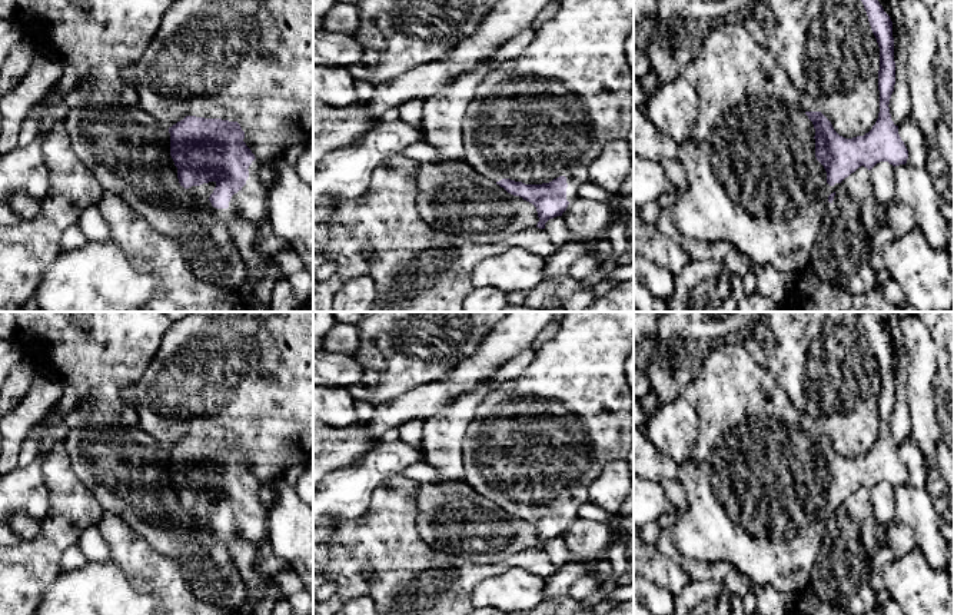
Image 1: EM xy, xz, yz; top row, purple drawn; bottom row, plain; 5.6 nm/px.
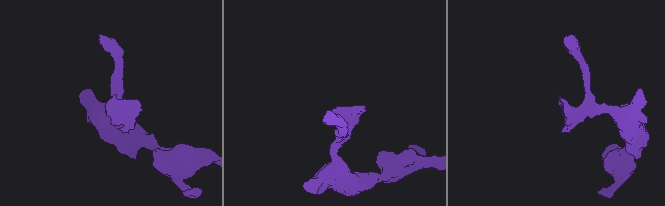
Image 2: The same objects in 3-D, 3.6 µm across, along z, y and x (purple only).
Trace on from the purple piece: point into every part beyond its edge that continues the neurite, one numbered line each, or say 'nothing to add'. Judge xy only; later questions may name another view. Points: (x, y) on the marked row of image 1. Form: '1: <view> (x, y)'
1: xy (251, 203)

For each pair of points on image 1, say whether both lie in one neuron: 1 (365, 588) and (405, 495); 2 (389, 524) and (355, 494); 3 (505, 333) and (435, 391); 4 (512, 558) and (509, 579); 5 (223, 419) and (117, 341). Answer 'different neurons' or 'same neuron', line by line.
1: same neuron
2: different neurons
3: same neuron
4: different neurons
5: different neurons

